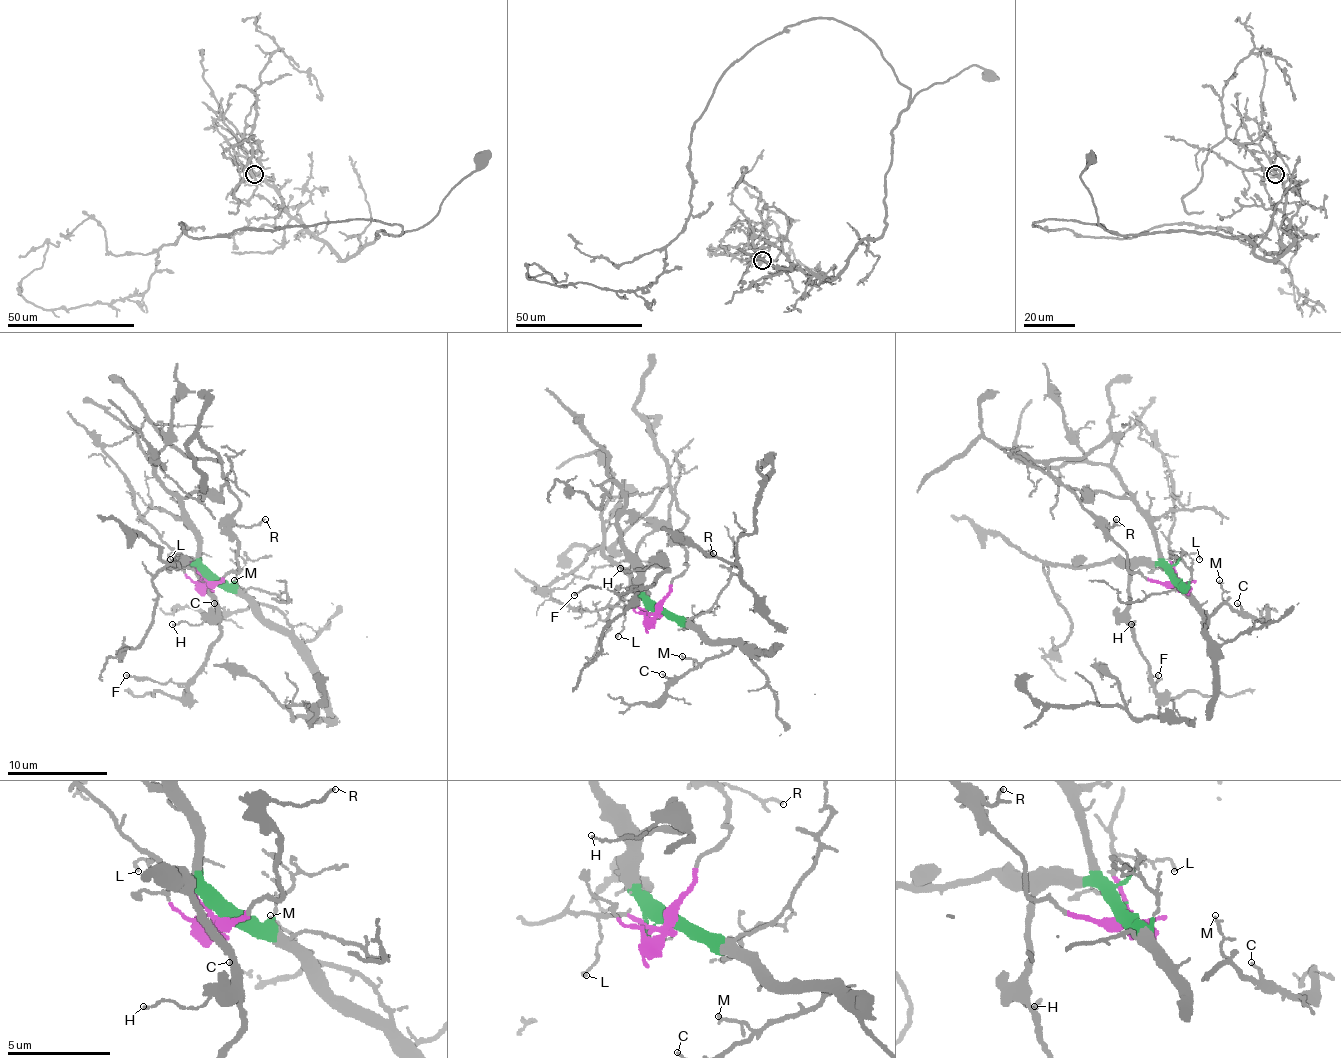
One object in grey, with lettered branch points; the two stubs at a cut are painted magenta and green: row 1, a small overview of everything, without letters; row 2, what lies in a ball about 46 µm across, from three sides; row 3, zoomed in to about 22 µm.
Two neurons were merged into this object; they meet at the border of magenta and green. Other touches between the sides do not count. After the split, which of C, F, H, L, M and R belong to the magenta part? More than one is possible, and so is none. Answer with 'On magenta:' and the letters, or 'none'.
On magenta: L, R

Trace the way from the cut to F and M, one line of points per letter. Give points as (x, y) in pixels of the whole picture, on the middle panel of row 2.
F: (658, 610), (643, 595), (643, 570), (663, 565), (668, 570), (651, 585), (633, 590), (583, 588), (573, 595)
M: (658, 610), (668, 610), (714, 641), (734, 646), (724, 656), (706, 658), (701, 663), (681, 656)

